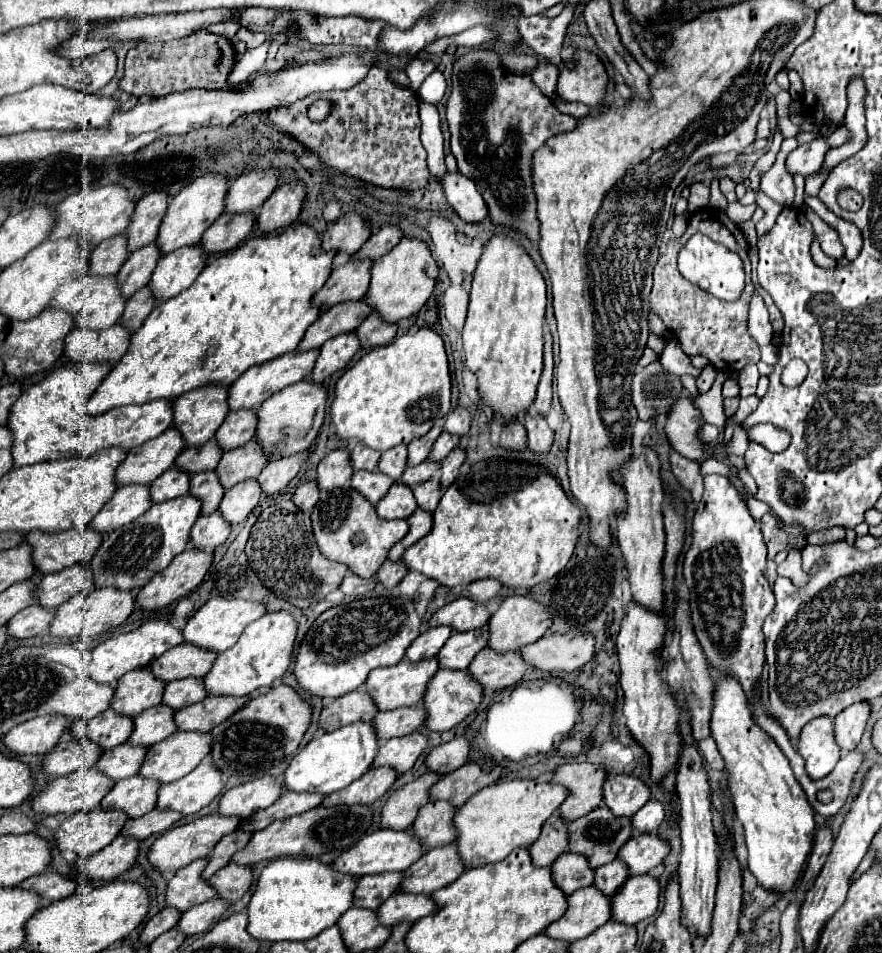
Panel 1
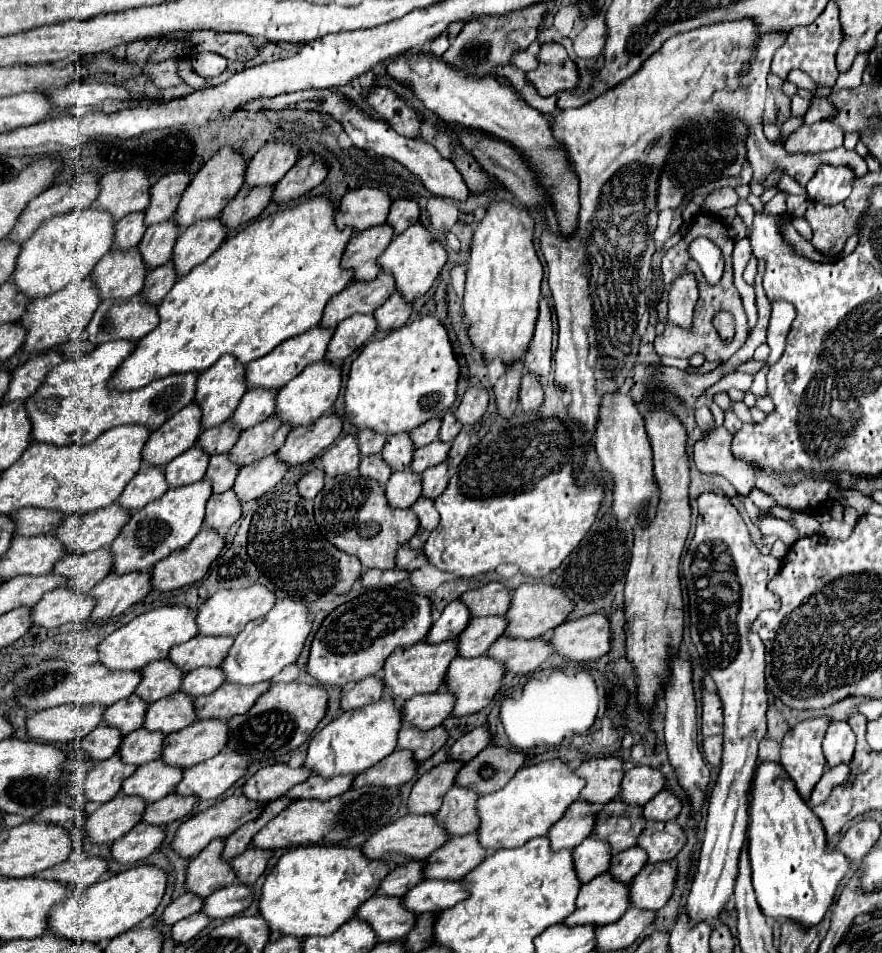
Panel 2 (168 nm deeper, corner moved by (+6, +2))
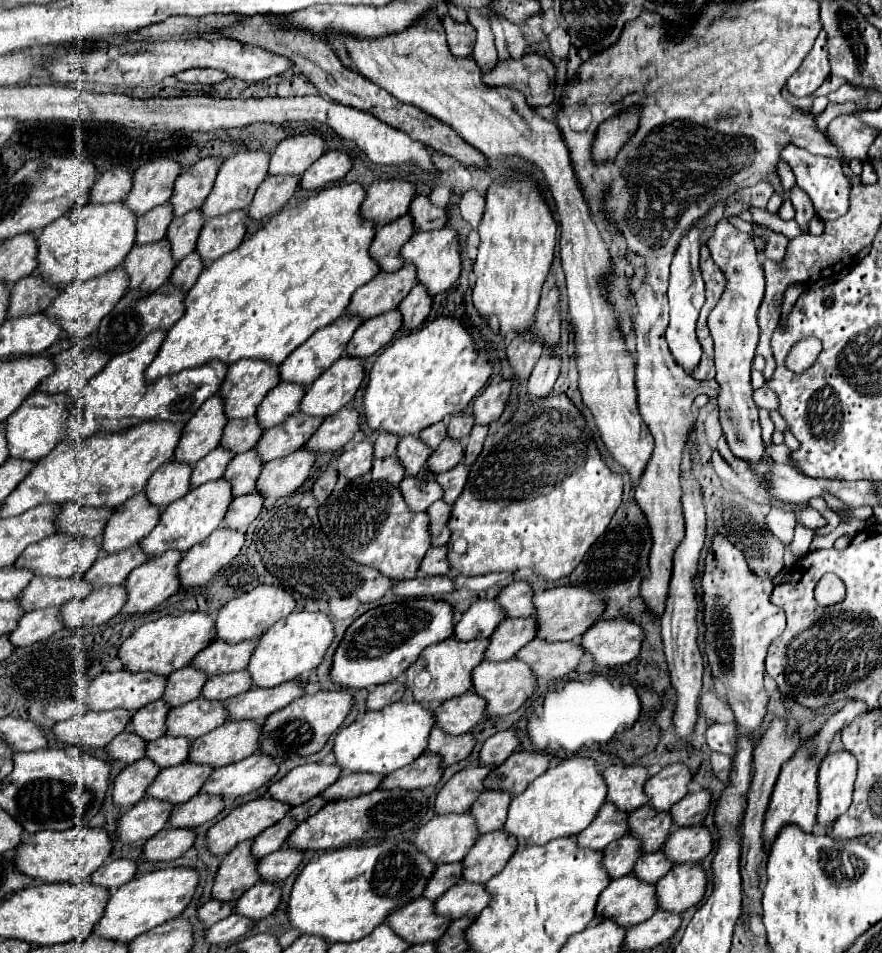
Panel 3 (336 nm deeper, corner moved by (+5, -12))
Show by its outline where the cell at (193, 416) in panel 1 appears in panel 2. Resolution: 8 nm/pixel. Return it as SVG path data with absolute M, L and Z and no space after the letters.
M223 355L211 369L203 371L195 395L203 409L203 429L227 421L245 393L245 365L235 361L235 357Z

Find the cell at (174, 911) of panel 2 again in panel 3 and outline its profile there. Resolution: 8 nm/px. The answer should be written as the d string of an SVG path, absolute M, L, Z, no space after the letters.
M208 901L204 903L202 907L198 907L198 921L204 925L204 927L210 927L214 925L216 921L228 917L232 913L232 903L222 903L222 901Z

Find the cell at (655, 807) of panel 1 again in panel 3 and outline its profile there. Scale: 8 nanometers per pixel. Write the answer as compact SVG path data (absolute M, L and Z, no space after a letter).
M698 791L692 795L686 795L680 803L670 807L670 815L676 827L686 825L700 825L710 809L710 793Z

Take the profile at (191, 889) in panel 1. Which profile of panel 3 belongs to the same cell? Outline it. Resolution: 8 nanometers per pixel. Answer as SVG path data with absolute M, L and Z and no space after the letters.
M250 839L238 843L228 855L222 857L212 885L212 899L234 901L260 881L256 873L256 859L250 855L250 845Z

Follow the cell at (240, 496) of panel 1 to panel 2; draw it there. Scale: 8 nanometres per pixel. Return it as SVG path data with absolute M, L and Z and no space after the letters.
M267 455L259 461L253 461L251 465L245 465L239 471L239 477L233 485L237 497L241 503L251 501L273 489L277 483L283 481L287 475L289 465L285 461L279 461L277 455Z

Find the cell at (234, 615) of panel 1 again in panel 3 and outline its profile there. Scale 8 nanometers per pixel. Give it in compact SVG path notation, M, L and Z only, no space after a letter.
M258 585L250 593L244 593L232 601L228 601L216 617L216 635L226 643L242 643L248 639L258 639L266 629L270 629L278 619L290 615L294 609L294 599L278 587Z

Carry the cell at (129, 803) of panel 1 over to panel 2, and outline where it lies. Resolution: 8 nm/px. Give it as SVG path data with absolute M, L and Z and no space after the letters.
M157 759L141 765L131 777L127 777L123 781L121 793L141 795L149 803L153 803L175 791L181 779L183 779L183 767L179 769L179 765L169 765L169 763L165 765L165 761Z

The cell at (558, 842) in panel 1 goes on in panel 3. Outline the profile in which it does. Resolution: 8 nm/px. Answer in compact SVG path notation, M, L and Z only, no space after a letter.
M604 803L596 813L596 819L576 835L576 843L580 843L580 847L602 851L608 843L620 839L628 831L626 817L628 813L618 811L612 803Z

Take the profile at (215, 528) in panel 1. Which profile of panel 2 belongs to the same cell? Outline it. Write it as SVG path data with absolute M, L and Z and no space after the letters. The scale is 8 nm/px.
M229 489L225 493L213 493L207 501L207 515L205 525L219 529L221 533L229 529L241 517L241 501L237 499L235 491Z

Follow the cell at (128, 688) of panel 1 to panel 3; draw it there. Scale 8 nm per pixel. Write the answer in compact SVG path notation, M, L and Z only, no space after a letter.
M182 667L182 669L174 671L172 675L168 675L166 679L168 679L168 683L166 683L162 701L168 703L168 707L180 707L200 695L202 685L208 679L208 675L204 675L202 671L196 671L192 667Z

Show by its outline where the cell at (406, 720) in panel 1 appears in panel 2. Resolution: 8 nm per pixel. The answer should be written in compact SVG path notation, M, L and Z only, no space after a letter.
M445 691L415 695L403 705L403 721L419 729L433 729L451 717L455 707L455 695Z

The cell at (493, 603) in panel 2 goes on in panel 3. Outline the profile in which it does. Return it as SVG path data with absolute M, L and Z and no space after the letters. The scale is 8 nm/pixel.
M514 581L512 585L504 587L496 597L506 617L530 617L534 615L532 605L532 587L528 581Z

